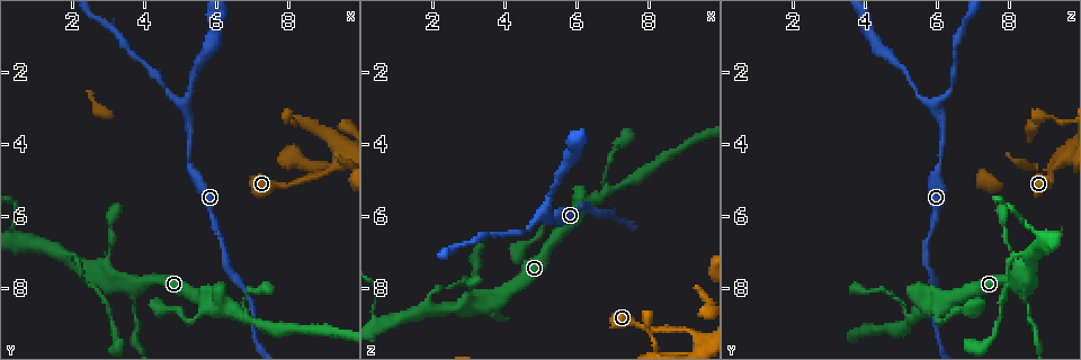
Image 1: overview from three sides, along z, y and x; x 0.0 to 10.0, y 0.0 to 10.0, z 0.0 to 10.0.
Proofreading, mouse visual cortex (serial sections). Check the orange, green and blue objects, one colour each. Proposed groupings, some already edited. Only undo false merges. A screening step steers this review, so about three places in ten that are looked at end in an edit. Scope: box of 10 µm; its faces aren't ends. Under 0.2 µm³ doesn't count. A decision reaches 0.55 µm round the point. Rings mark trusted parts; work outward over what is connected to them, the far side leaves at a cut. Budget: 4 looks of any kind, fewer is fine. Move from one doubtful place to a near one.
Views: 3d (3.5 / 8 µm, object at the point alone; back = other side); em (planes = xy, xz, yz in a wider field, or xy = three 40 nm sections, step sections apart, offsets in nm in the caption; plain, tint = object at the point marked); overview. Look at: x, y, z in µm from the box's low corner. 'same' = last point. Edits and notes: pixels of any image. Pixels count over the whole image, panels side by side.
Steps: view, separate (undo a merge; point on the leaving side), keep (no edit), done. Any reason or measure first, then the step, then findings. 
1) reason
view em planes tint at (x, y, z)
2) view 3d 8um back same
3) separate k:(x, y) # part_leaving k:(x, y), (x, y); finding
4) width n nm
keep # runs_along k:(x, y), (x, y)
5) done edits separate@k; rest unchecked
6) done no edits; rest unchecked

arms part here
view 3d 3.5um at (3.90, 7.85, 8.25)

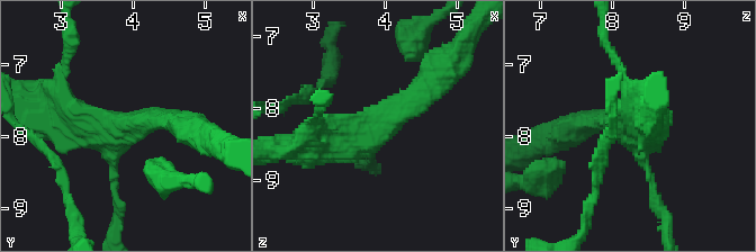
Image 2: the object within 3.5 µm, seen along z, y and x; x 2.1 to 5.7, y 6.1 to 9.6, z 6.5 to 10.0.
arms 3; arm_widths 100, 300, 500 nm; shape alone is not enough
view em xy step 1 tint at (3.95, 7.85, 8.25)

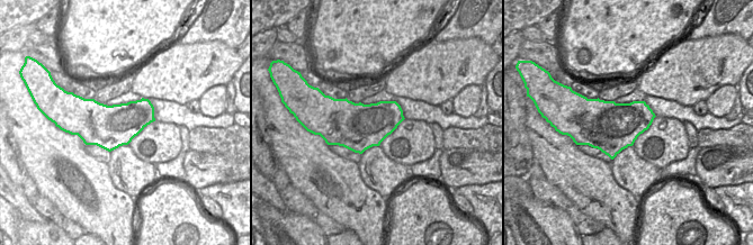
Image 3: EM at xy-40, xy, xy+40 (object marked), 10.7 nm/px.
keep # runs_along 2:(426, 91), (368, 135), (296, 150); one cell here

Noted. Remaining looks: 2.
a narrow waist
view 3d 3.5um at (7.10, 8.95, 5.30)

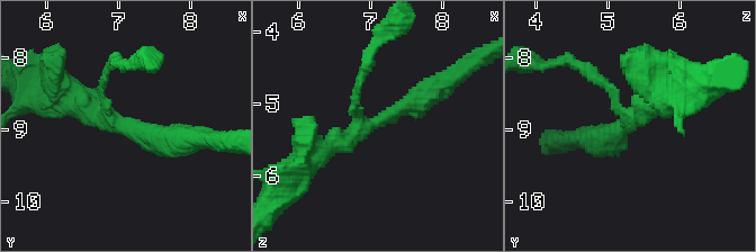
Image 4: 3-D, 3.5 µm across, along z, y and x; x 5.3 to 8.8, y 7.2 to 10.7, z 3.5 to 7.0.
shape alone is not enough
view em xy step 1 tint at (7.10, 8.90, 5.25)

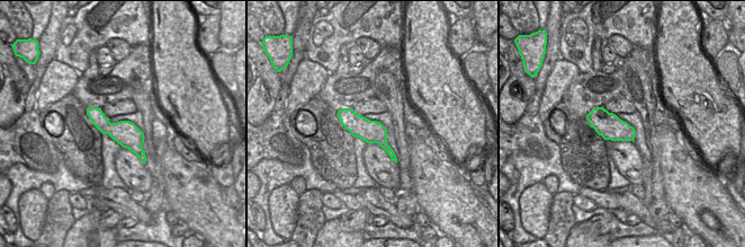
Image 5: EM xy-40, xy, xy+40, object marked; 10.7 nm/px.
keep # runs_along 5:(89, 111), (143, 158); one cell here

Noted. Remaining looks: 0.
done no edits; rest unchecked

